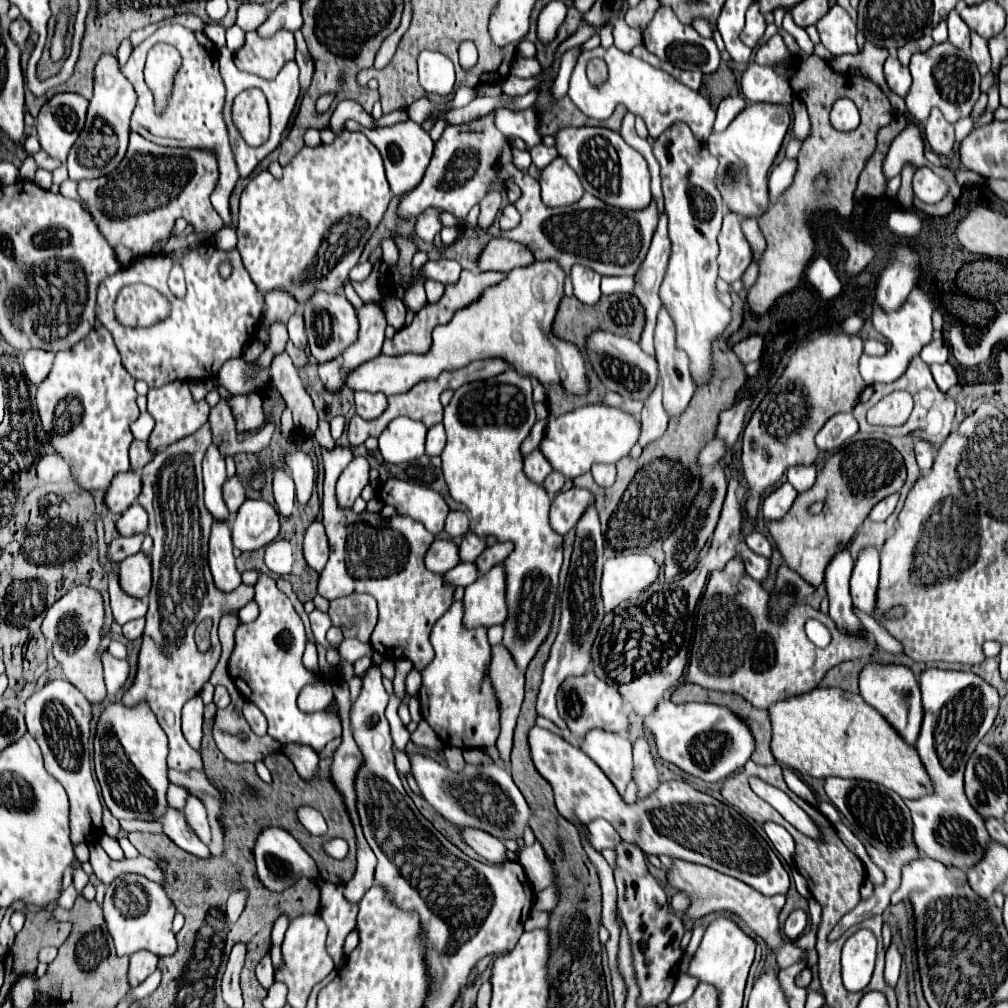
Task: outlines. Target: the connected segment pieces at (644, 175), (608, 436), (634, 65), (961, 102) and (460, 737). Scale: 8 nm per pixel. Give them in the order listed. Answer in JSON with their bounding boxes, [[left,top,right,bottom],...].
[[555,128,651,210],[539,404,641,478],[569,46,715,140],[905,42,981,124],[419,602,499,750]]

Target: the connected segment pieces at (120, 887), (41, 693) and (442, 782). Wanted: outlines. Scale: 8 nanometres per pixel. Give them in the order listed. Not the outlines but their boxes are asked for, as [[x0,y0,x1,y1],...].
[[103,874,177,956],[25,680,103,842],[409,754,531,842]]

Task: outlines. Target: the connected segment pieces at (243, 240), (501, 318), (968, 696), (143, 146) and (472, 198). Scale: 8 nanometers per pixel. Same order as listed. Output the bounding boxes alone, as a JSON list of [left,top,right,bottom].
[[237,130,391,304],[345,260,587,396],[907,668,999,870],[77,132,223,256],[397,114,511,228]]

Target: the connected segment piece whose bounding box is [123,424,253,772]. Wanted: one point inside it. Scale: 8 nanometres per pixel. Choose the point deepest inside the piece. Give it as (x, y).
(170, 670)

